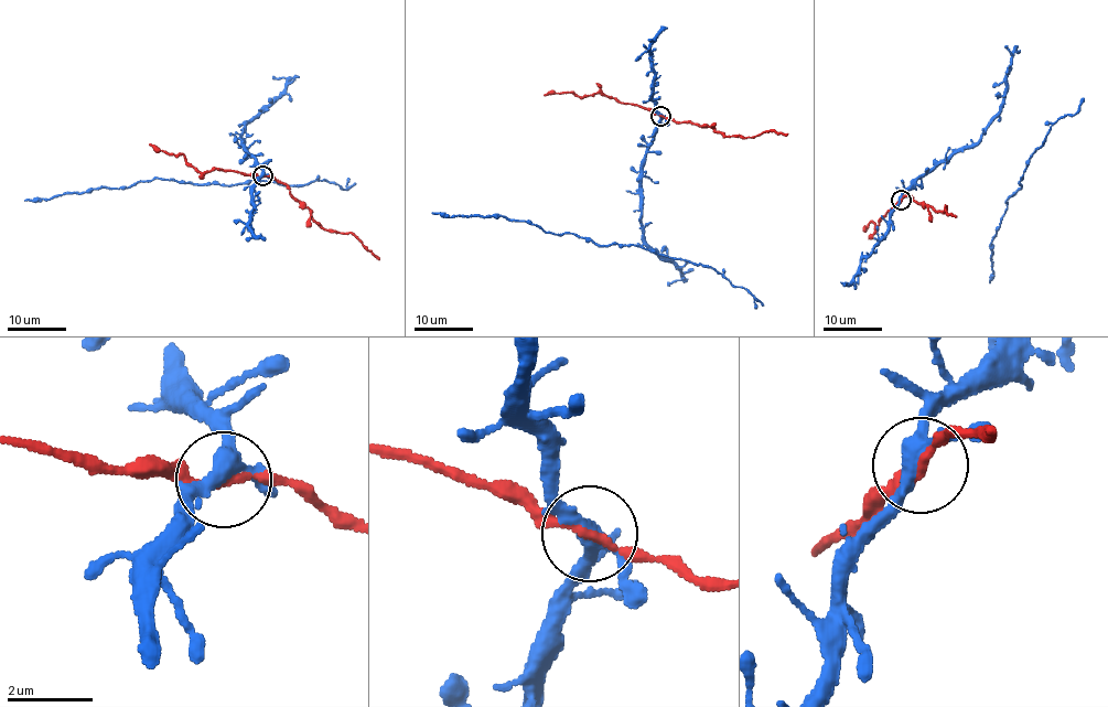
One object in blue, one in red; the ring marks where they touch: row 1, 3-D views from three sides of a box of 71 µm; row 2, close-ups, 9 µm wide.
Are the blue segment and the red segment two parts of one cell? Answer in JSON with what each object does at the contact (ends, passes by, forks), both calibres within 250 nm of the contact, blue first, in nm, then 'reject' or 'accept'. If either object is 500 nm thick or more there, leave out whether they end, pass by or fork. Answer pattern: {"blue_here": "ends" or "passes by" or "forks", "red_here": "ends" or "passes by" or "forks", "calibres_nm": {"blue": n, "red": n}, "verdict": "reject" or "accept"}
{"blue_here": "forks", "red_here": "passes by", "calibres_nm": {"blue": 320, "red": 160}, "verdict": "accept"}

